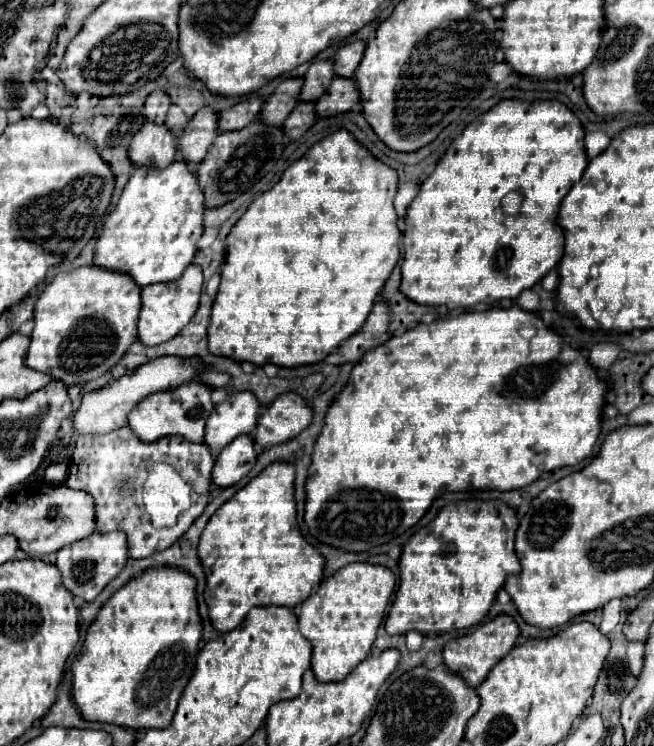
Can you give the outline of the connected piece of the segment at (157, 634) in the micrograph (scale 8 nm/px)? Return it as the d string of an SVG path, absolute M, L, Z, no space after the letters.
M164 566L146 570L122 586L98 612L88 628L84 648L72 664L72 700L88 720L110 722L134 730L166 728L172 722L178 700L196 670L202 618L196 600L196 578L186 570Z

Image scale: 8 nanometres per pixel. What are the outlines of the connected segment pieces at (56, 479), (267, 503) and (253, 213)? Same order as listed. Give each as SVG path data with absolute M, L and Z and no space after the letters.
M52 464L44 472L44 480L48 480L50 484L58 486L58 484L64 484L66 474L68 474L68 466L66 464Z
M274 462L266 466L256 478L252 478L242 490L238 490L216 514L210 518L200 538L198 550L206 572L206 602L210 608L210 620L216 630L228 632L240 626L252 606L288 606L294 608L306 600L312 590L324 578L324 556L302 536L296 518L294 500L296 468L290 462Z
M340 128L320 142L316 142L300 160L296 160L290 168L284 170L280 182L266 190L262 196L258 196L248 210L242 214L242 218L236 222L232 232L226 238L226 262L222 266L222 282L216 296L216 302L212 306L212 322L208 326L208 346L214 354L234 358L238 362L254 362L256 366L262 366L266 362L272 362L276 366L304 366L322 362L342 340L350 338L354 332L358 332L370 314L384 282L388 280L392 268L396 266L400 258L400 230L398 230L398 214L394 210L394 198L398 190L398 174L388 164L374 158L348 130Z

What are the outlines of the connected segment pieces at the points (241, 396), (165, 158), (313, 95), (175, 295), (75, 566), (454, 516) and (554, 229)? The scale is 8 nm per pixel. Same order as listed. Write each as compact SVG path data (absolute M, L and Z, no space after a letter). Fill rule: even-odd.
M244 390L230 394L228 400L218 404L206 422L206 444L210 450L222 450L240 434L250 434L260 416L258 398Z
M144 122L144 126L136 132L130 146L130 158L134 164L148 164L166 168L170 162L176 160L176 136L166 124Z
M332 60L314 62L304 76L304 88L302 88L300 100L318 100L320 94L324 94L324 90L328 90L332 78L334 78Z
M198 264L188 266L184 274L176 282L160 282L152 286L142 288L142 312L138 320L138 340L146 346L162 344L170 338L174 338L196 314L202 294L202 268Z
M96 532L96 534L90 534L88 538L82 538L78 542L72 542L68 546L64 546L58 552L56 566L62 572L64 586L74 596L80 596L80 598L92 602L104 590L104 586L124 570L126 562L128 562L126 534L124 532L108 532L108 534Z
M466 500L460 504L444 506L438 516L420 532L416 532L400 556L400 588L386 620L388 634L406 634L410 630L448 632L454 628L470 628L480 624L496 600L498 590L510 574L520 572L520 560L514 550L518 516L516 510L502 500Z
M506 98L500 100L492 110L484 112L480 118L476 118L474 122L470 122L464 132L450 144L450 148L446 150L446 154L440 158L438 166L434 168L434 172L422 182L418 196L412 200L412 204L408 206L408 214L406 214L406 228L404 228L404 264L402 264L402 284L400 290L414 302L418 304L430 304L430 306L442 306L446 304L450 310L460 308L460 306L474 306L474 304L492 304L494 300L502 300L502 298L516 298L522 290L532 288L536 282L540 282L552 268L558 266L562 254L564 254L564 230L558 224L558 212L560 212L560 202L564 200L564 196L568 194L568 190L572 188L574 182L578 182L588 166L588 156L586 156L586 148L584 148L584 126L582 122L574 116L574 112L558 102L558 100L536 100L536 102L526 102L520 98ZM508 192L520 192L524 196L522 200L522 208L520 214L504 214L500 208L500 200L508 194Z

